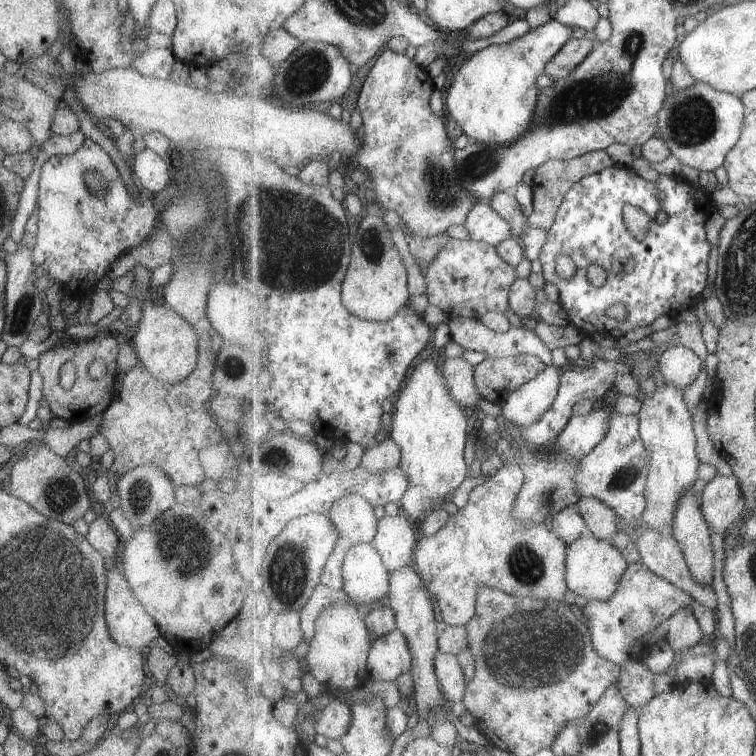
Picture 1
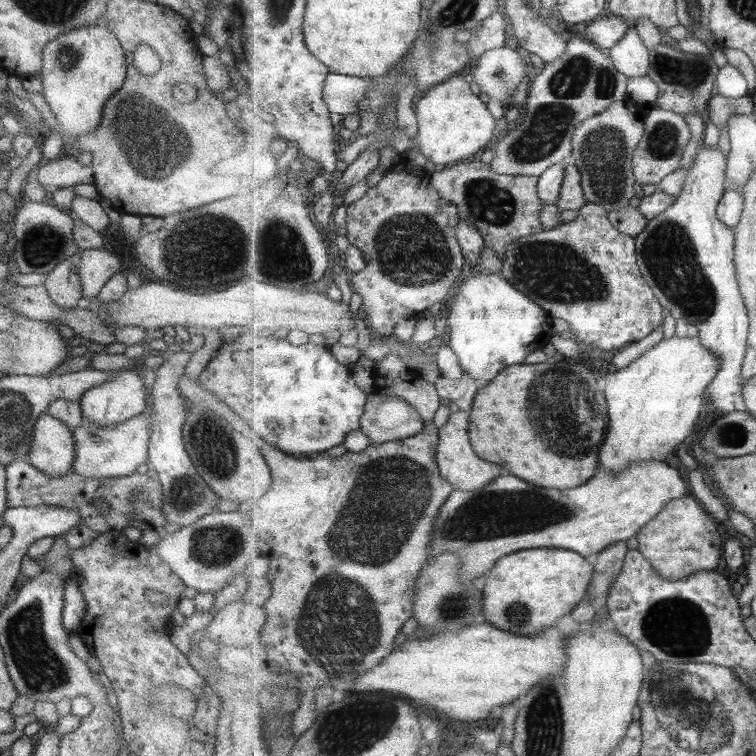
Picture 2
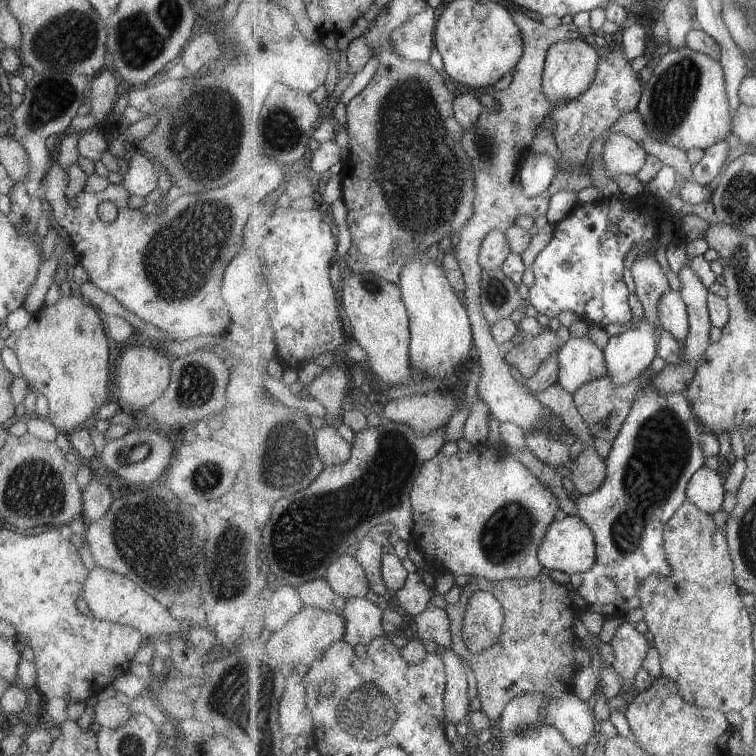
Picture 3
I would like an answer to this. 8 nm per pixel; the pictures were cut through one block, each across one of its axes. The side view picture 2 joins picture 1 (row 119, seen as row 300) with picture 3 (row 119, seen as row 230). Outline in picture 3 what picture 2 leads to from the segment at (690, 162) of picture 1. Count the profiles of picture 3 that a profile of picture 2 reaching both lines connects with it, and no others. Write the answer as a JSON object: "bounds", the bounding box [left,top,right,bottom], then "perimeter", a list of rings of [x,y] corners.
{"bounds":[638,47,734,151],"perimeter":[[[691,47],[667,51],[659,60],[652,73],[644,76],[645,94],[643,94],[638,111],[641,113],[651,136],[659,142],[670,144],[681,150],[700,148],[703,151],[725,139],[732,132],[734,113],[728,95],[728,82],[721,61],[708,54],[698,53]]]}

